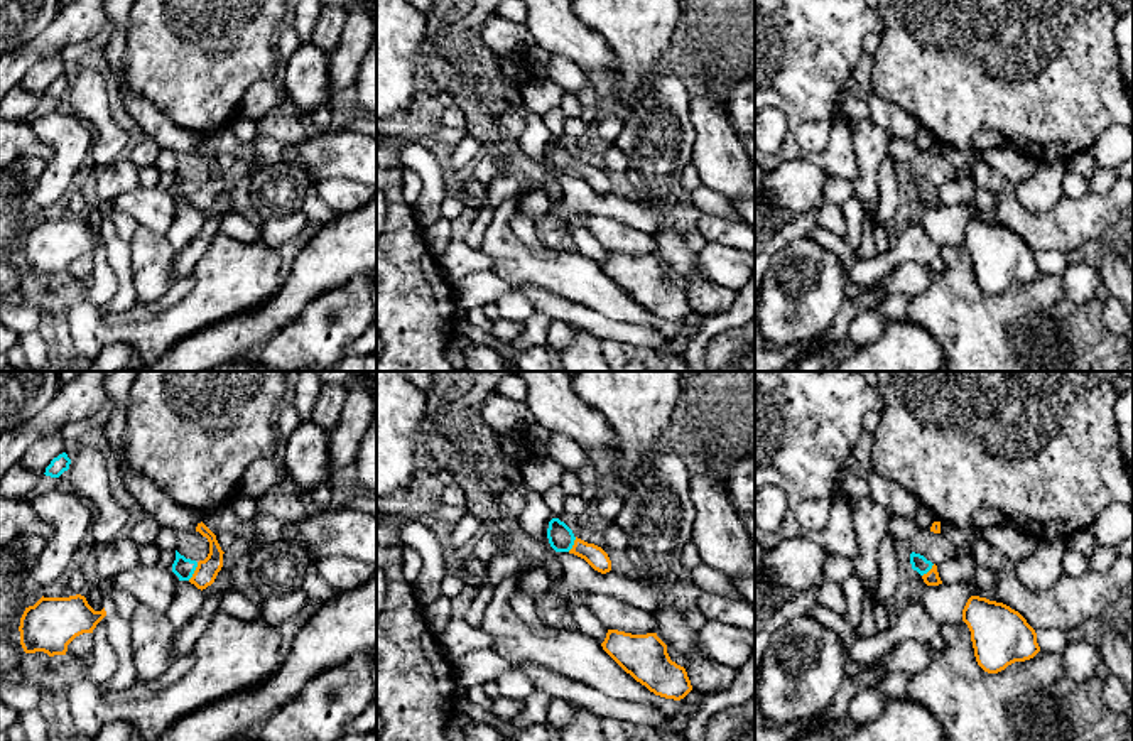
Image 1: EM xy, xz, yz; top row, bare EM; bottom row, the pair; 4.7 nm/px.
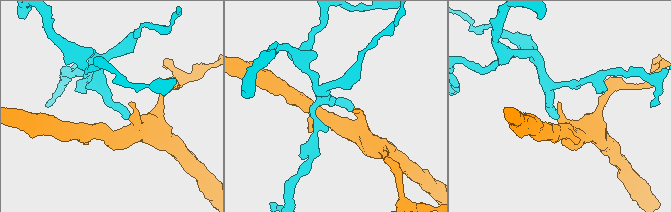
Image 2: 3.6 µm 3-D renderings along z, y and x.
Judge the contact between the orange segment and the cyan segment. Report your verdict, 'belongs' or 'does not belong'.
belongs

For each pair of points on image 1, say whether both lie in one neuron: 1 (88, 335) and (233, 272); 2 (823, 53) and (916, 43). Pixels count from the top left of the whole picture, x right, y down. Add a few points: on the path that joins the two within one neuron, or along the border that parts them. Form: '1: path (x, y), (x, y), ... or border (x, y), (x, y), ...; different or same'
1: border (107, 323), (98, 329), (100, 345); different
2: border (880, 17), (882, 32); different

